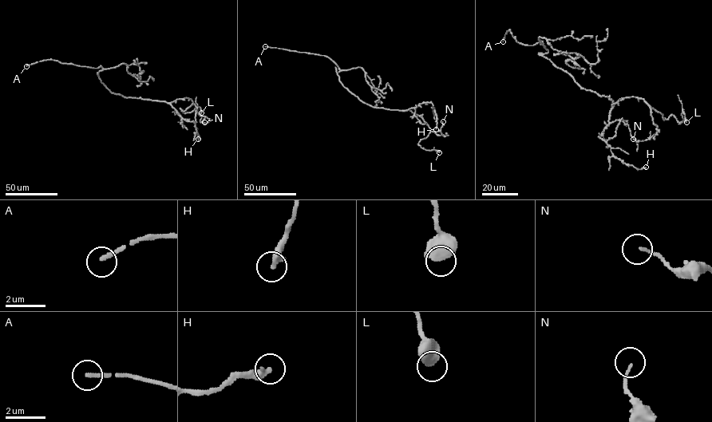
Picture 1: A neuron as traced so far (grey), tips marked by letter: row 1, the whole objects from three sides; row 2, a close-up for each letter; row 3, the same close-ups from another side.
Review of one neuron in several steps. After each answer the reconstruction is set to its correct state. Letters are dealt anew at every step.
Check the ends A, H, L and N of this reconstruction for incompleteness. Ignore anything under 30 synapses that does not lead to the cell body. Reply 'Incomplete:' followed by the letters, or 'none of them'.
Incomplete: A

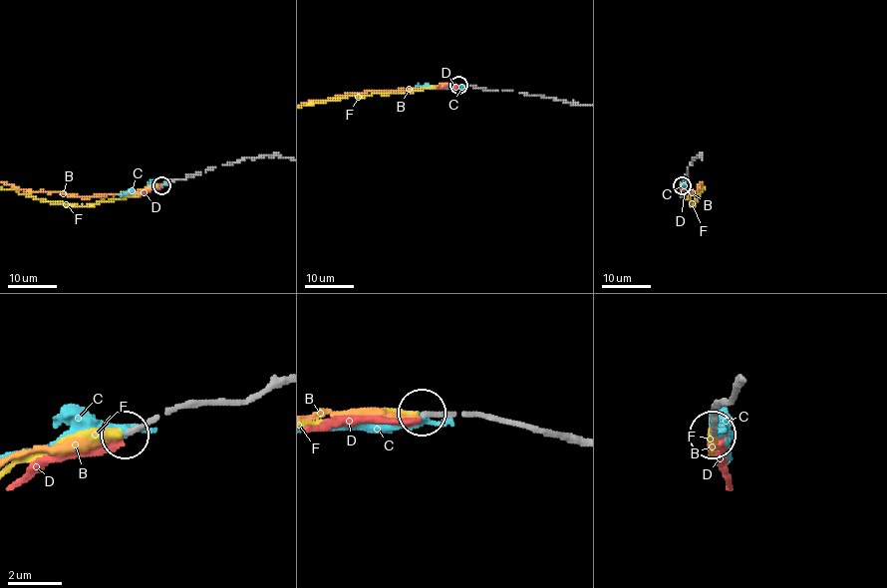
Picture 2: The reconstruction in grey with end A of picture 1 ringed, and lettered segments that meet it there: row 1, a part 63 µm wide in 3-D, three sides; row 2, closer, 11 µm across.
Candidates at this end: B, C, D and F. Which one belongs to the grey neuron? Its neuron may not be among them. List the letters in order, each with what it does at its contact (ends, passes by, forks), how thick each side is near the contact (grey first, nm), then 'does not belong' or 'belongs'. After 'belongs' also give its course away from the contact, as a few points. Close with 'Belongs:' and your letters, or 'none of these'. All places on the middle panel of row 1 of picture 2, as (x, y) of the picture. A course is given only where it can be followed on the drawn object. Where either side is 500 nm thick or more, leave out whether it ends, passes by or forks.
B: it ends | 200/220 nm | does not belong
C: it ends | 240/360 nm | does not belong
D: it ends | 200/400 nm | does not belong
F: it ends | 200/320 nm | belongs
Belongs: F

